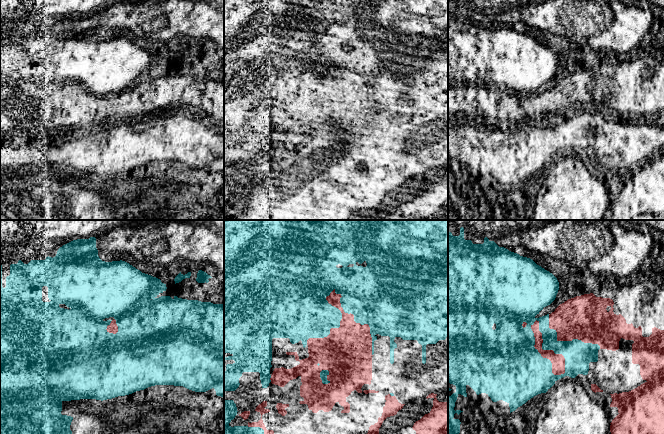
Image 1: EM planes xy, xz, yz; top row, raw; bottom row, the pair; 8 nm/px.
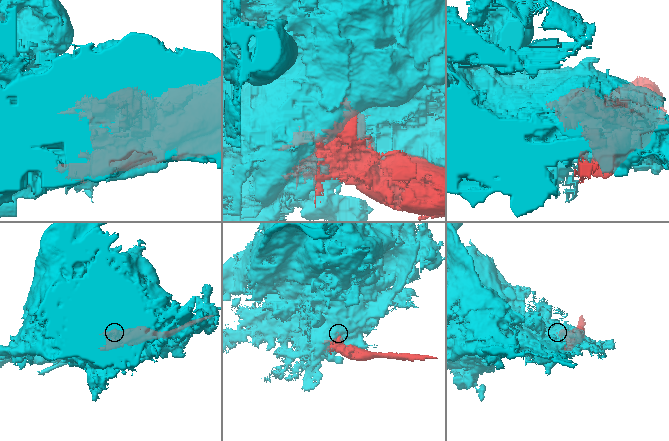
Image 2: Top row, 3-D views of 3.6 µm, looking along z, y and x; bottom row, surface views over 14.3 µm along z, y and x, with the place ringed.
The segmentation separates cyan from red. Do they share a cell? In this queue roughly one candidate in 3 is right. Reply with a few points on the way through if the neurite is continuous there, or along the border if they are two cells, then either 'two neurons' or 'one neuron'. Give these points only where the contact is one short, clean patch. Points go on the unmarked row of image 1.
two neurons

